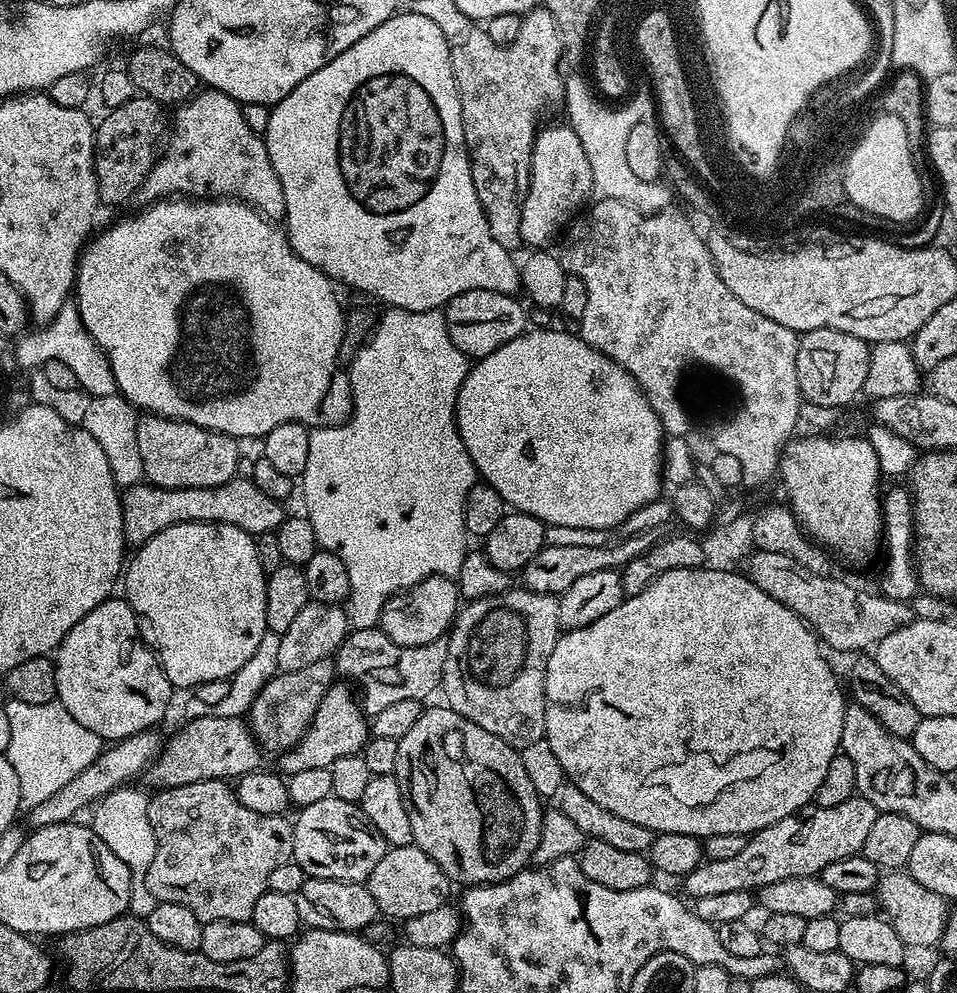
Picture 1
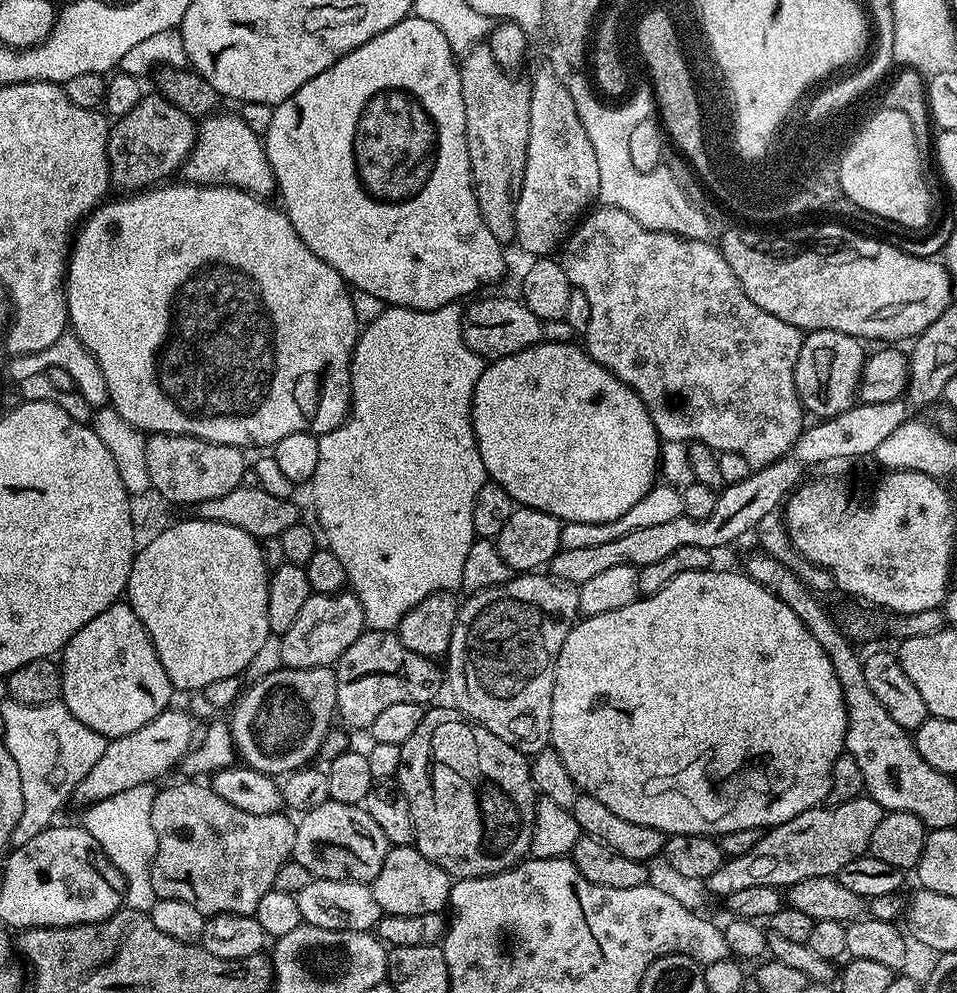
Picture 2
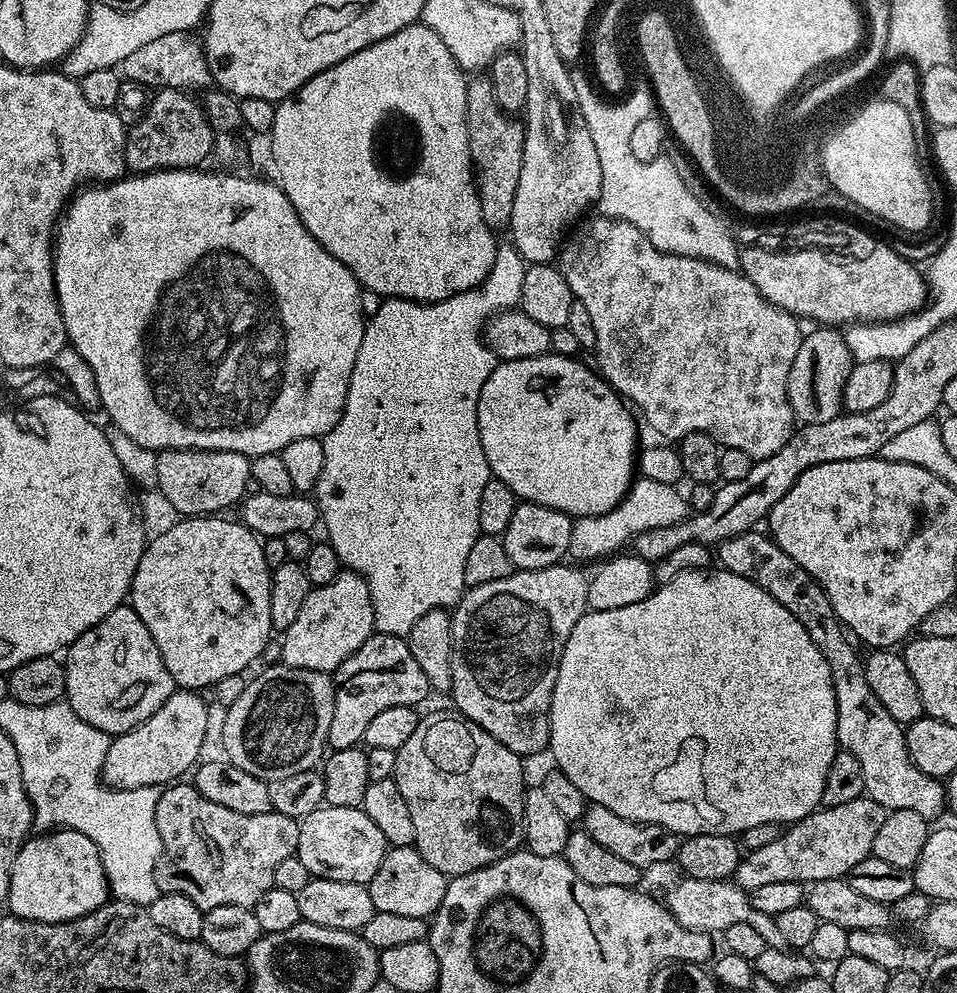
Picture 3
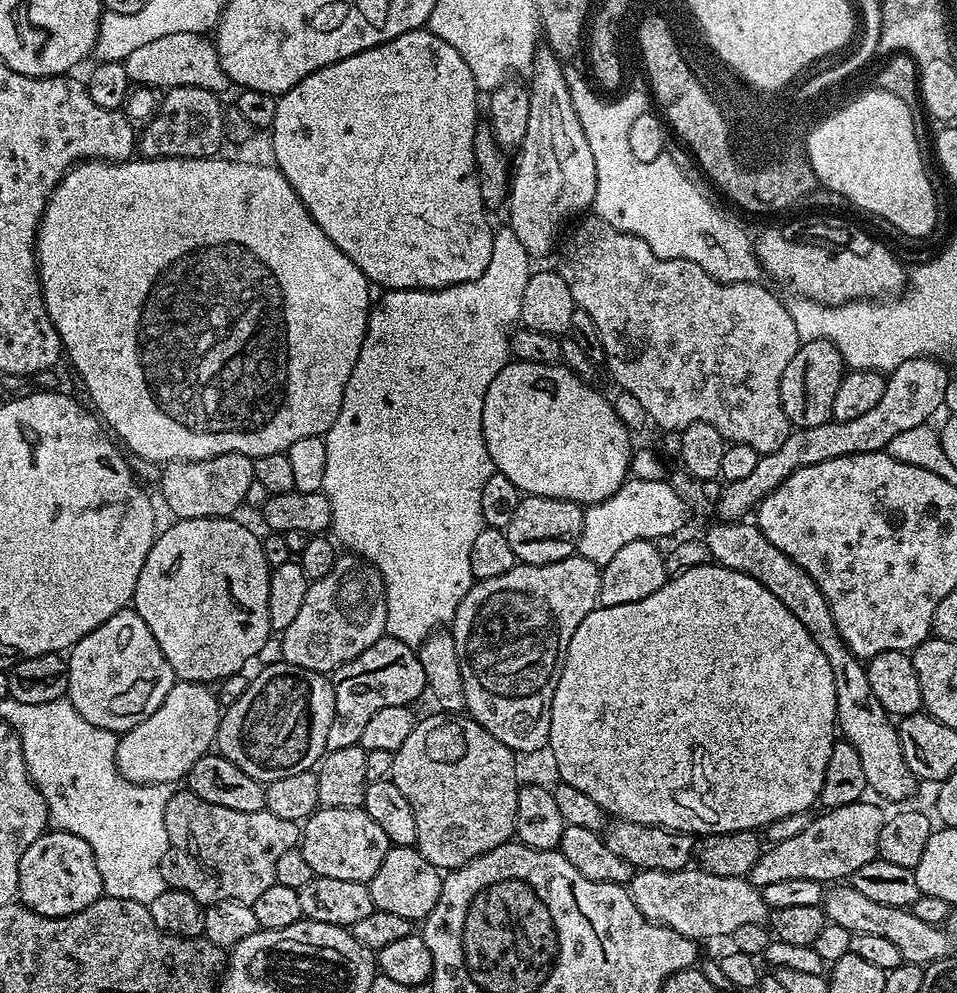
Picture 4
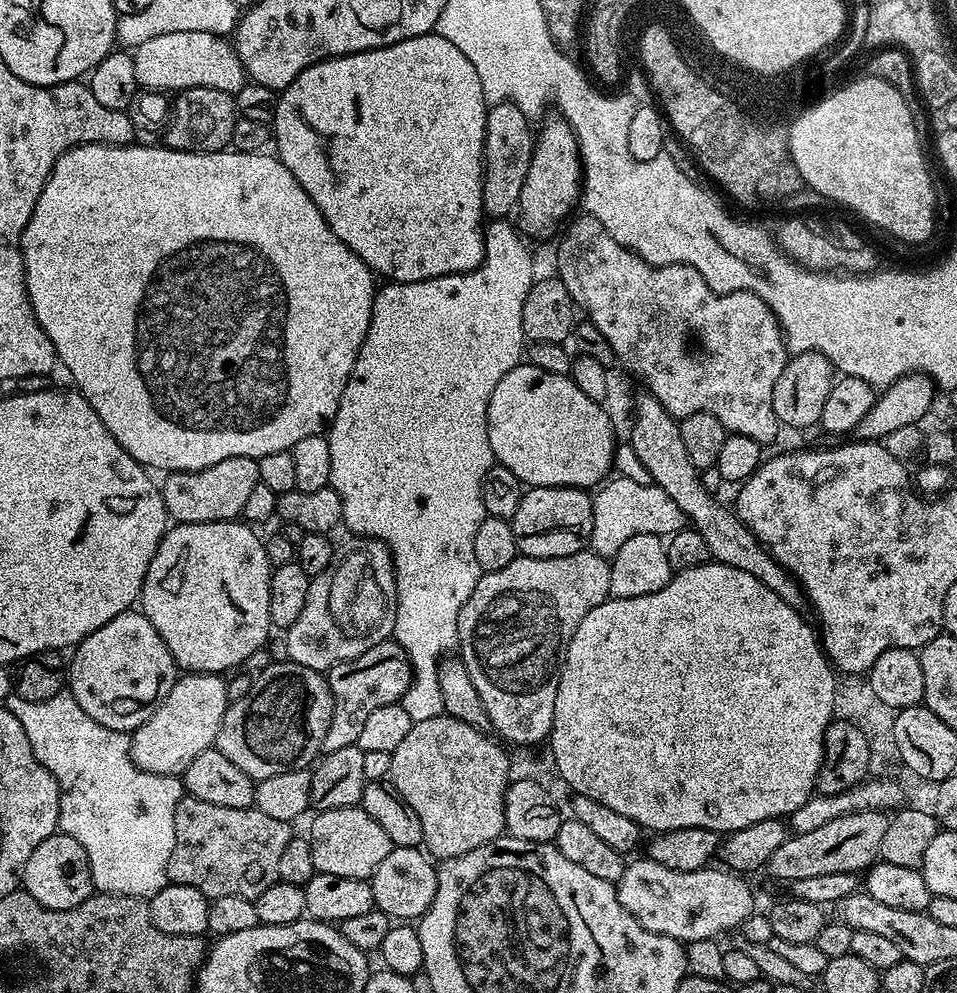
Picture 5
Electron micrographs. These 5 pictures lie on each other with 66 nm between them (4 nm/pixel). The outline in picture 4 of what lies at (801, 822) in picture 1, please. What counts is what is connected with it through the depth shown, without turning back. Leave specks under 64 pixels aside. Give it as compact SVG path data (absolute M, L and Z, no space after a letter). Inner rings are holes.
M867 799L858 801L850 806L838 806L821 811L821 816L809 819L806 830L802 834L790 838L787 842L778 842L765 847L760 853L758 862L754 862L750 873L753 886L761 889L770 886L770 882L783 882L786 878L810 878L821 882L840 882L851 878L858 866L866 866L866 862L877 859L878 834L882 834L882 826L886 819L886 812L879 808L881 805L868 804Z

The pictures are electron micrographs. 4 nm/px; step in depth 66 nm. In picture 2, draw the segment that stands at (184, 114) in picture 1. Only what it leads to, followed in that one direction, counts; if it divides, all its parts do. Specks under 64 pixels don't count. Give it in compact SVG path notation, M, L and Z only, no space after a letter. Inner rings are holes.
M217 111L199 121L196 130L196 145L192 147L192 153L188 155L188 159L184 161L183 179L193 184L224 184L227 188L241 188L256 196L271 197L271 192L273 195L277 191L276 179L264 149L263 139L256 136L254 130L246 126L246 122L242 122L240 115L232 113L231 116L230 113L224 111Z

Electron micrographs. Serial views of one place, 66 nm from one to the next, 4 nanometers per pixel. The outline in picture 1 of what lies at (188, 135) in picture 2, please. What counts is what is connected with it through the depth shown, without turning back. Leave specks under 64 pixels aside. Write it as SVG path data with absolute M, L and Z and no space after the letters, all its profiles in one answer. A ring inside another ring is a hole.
M137 94L130 98L130 102L122 102L122 106L103 113L104 121L95 125L96 157L92 167L98 180L101 205L124 204L139 193L158 159L158 149L166 136L164 112L154 98Z

